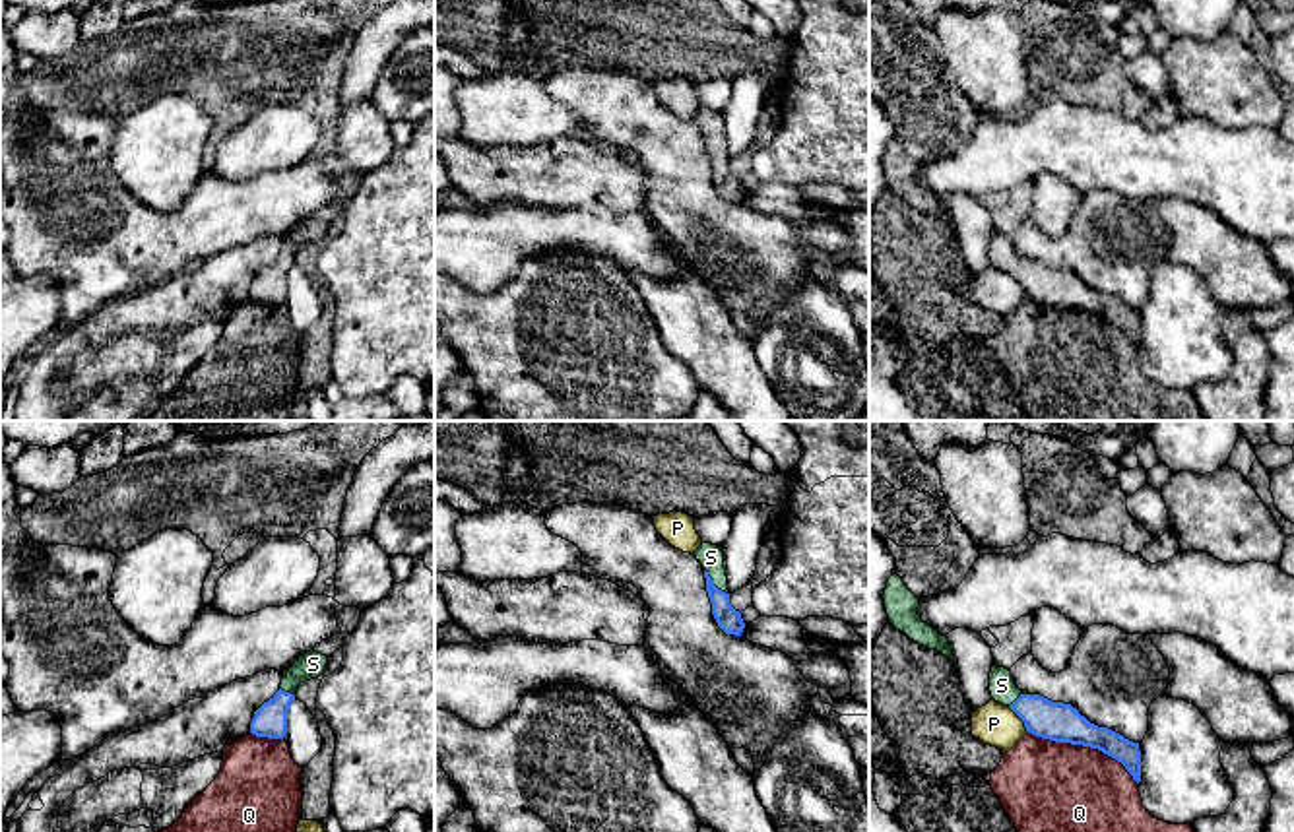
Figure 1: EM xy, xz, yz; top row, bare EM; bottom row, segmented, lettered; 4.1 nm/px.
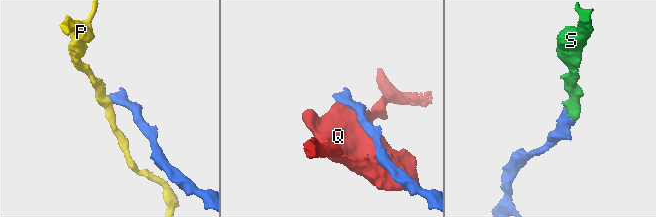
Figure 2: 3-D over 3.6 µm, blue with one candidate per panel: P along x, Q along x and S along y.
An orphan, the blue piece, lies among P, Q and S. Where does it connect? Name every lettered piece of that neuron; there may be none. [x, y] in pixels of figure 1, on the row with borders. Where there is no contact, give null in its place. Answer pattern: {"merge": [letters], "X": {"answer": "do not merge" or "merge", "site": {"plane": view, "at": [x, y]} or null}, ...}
{"merge": ["S"], "P": {"answer": "do not merge", "site": {"plane": "yz", "at": [1021, 718]}}, "Q": {"answer": "do not merge", "site": {"plane": "yz", "at": [1085, 745]}}, "S": {"answer": "merge", "site": {"plane": "xz", "at": [712, 584]}}}

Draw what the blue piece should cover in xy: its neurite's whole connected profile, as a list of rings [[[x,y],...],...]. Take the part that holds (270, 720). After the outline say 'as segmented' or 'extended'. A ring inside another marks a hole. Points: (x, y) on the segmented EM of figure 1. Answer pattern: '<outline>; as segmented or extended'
[[[310,650],[283,671],[279,690],[264,702],[250,721],[250,733],[256,737],[283,739],[287,733],[287,710],[295,700],[301,683],[324,673],[328,657]]]; extended

